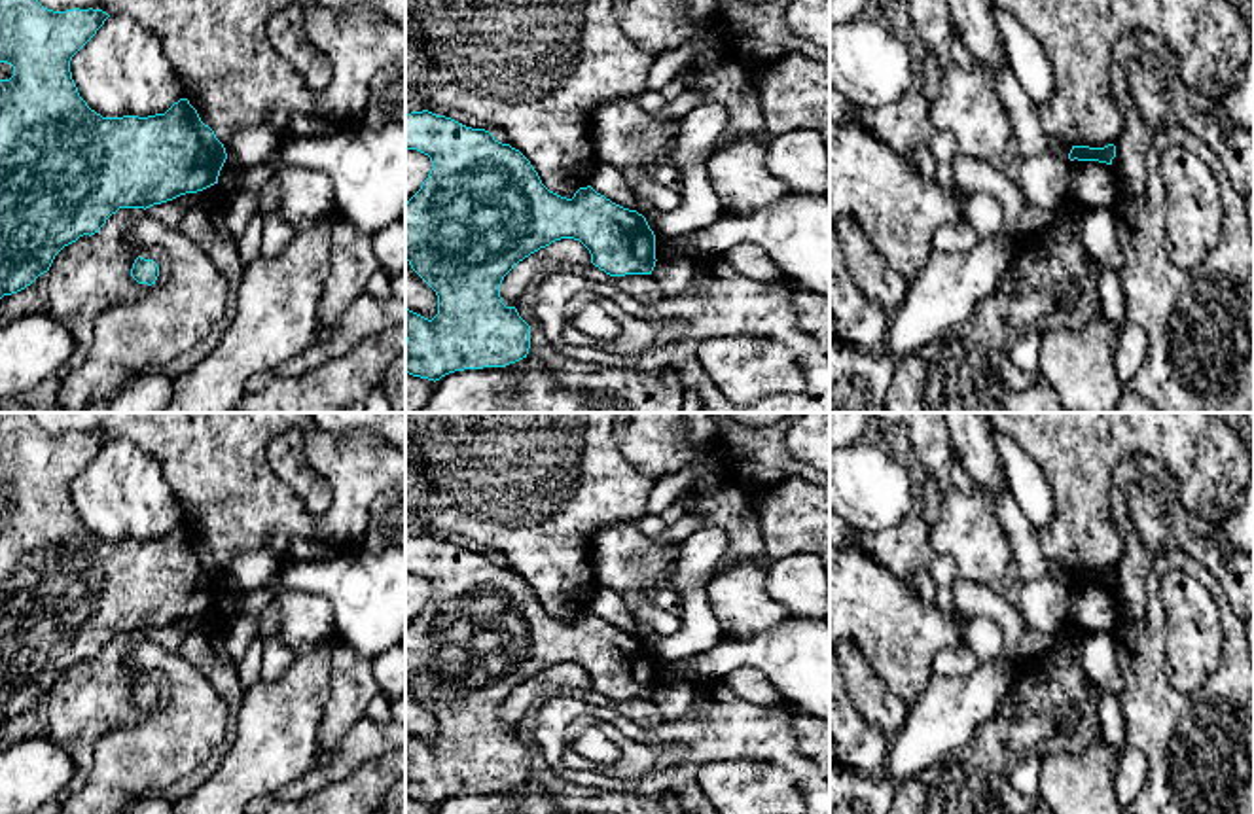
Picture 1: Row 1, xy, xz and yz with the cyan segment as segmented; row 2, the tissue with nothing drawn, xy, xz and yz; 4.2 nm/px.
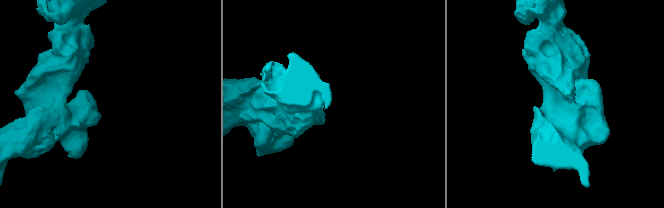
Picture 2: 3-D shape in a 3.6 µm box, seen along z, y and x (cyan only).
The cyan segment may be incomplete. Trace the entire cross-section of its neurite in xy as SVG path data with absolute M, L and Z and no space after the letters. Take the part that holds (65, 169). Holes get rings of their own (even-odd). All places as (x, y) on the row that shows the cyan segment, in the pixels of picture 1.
M0 0L0 62L13 66L13 76L0 80L0 299L30 286L64 246L99 233L119 208L146 210L218 184L227 159L224 144L188 98L148 117L102 117L87 106L72 80L70 61L108 17L93 8L53 11L38 0Z

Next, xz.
M428 110L405 114L405 150L430 157L432 170L405 203L405 259L436 292L438 314L428 320L405 307L405 373L428 380L527 358L530 326L500 297L504 276L525 257L561 239L580 240L591 263L610 276L652 274L655 235L646 218L591 186L572 199L549 191L530 161L485 129L466 127Z

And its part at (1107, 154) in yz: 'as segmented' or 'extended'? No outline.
as segmented

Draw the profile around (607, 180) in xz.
M595 163L591 187L623 208L636 210L638 206L636 191L627 186L621 168L614 165Z

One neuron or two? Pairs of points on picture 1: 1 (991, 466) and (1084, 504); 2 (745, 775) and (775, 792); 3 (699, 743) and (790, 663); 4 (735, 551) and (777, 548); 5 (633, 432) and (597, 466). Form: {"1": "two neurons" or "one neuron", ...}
{"1": "two neurons", "2": "one neuron", "3": "two neurons", "4": "two neurons", "5": "two neurons"}

